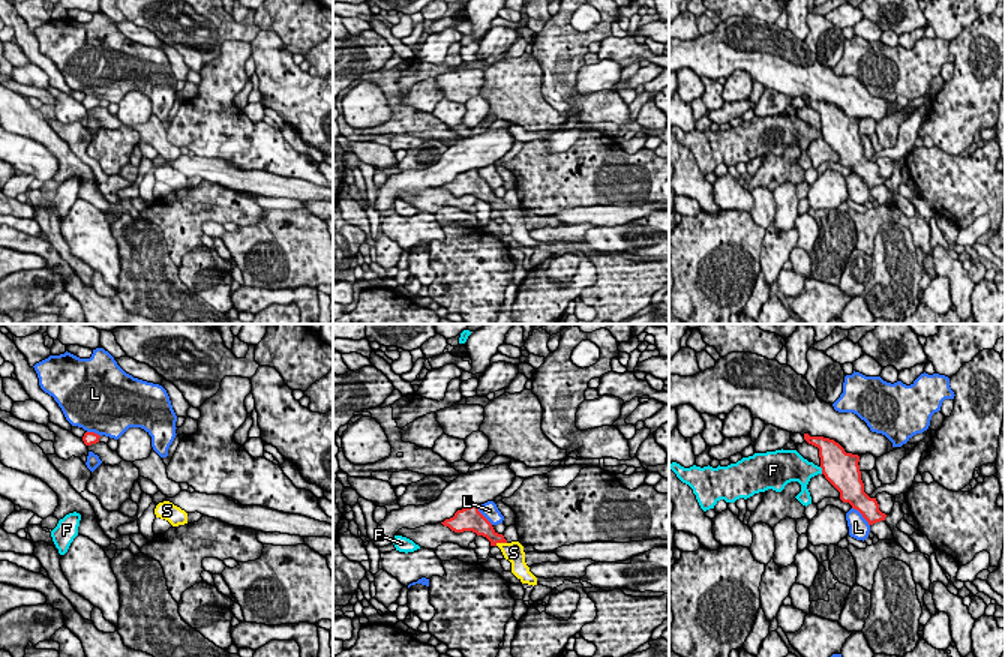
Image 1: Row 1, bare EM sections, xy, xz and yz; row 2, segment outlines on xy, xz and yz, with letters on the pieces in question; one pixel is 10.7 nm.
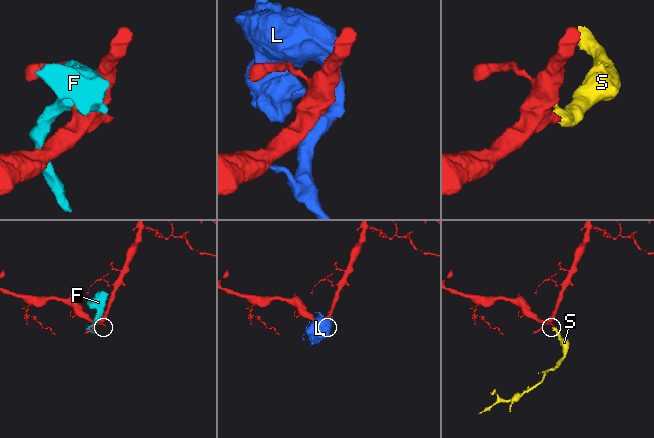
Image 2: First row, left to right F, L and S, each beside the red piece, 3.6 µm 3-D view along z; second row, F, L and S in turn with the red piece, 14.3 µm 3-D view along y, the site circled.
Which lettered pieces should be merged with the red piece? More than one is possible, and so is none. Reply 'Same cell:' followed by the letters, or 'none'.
Same cell: S

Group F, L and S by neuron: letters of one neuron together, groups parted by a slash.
F / L / S

